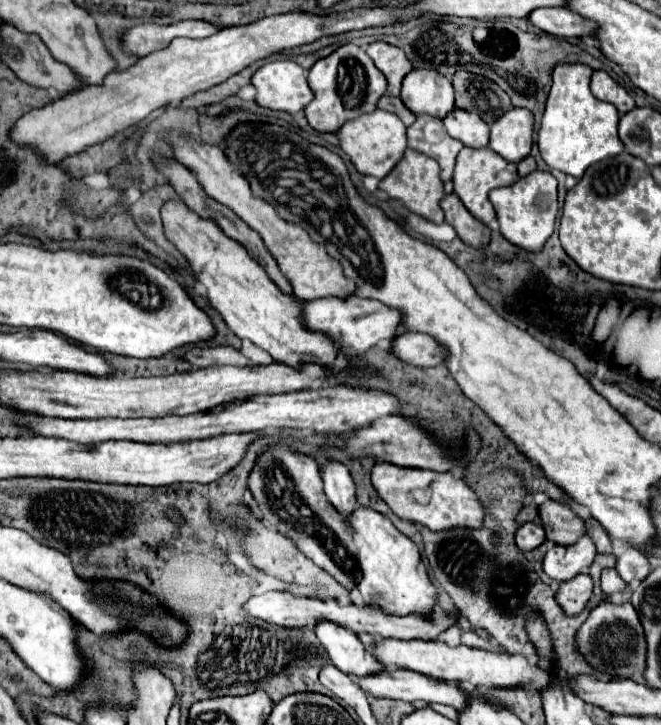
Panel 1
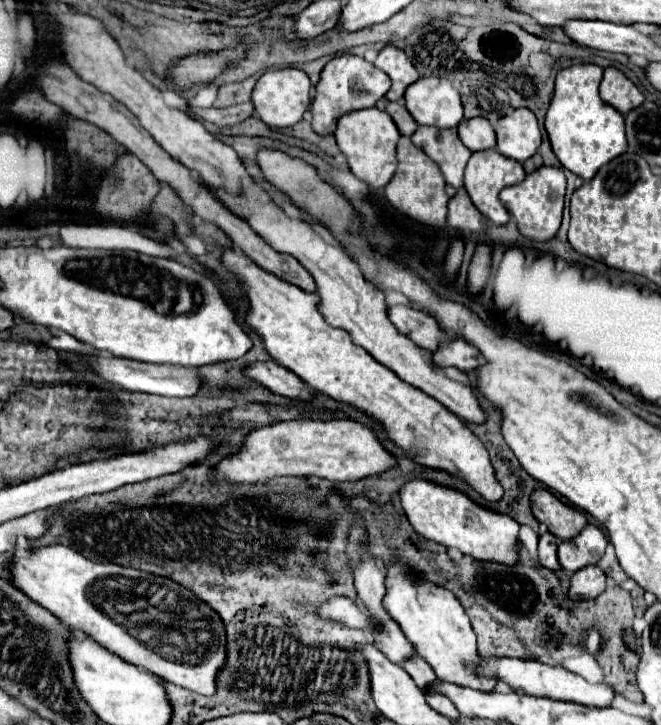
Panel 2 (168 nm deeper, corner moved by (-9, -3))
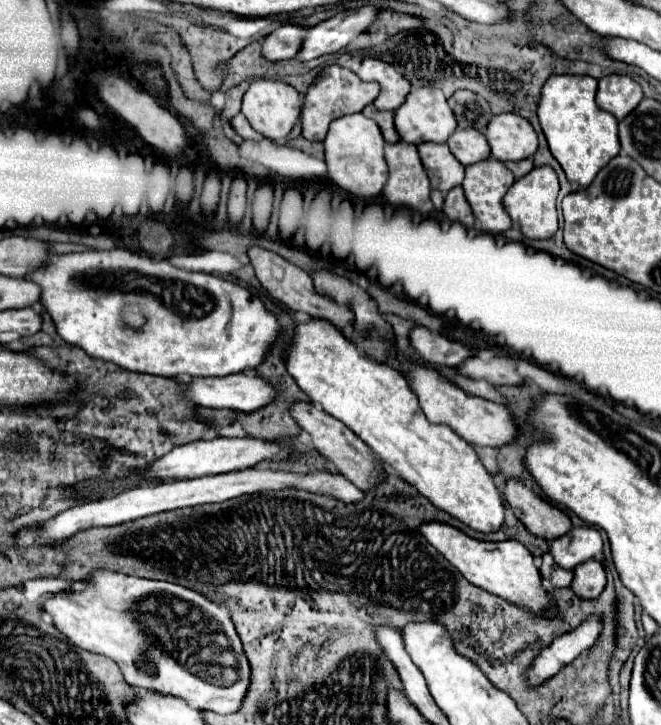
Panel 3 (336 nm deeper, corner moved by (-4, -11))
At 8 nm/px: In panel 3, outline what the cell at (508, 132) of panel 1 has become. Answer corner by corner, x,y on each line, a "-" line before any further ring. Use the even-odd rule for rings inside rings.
496,114
486,126
486,138
492,148
492,158
500,162
516,162
534,156
538,136
532,124
518,114

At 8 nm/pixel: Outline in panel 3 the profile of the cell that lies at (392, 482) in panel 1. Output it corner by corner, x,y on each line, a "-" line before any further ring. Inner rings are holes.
422,524
420,532
424,538
452,564
460,570
460,574
474,586
482,588
488,594
494,594
516,608
538,616
538,618
554,618
558,614
558,606
554,604
554,598
550,590
542,586
542,576
538,566
534,566
534,558
528,552
524,544
518,544
518,540
506,540
506,542
480,542
468,538
464,532
448,526
448,524

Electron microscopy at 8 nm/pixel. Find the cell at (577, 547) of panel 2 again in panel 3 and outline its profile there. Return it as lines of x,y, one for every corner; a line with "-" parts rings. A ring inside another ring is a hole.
580,526
568,530
564,536
550,540
550,554
554,560
568,570
574,570
578,564
598,558
602,552
602,536
596,528

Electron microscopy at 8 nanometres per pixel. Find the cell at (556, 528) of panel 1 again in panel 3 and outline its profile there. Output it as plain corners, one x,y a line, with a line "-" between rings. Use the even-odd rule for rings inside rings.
508,480
504,488
506,502
512,506
514,514
534,536
542,536
546,540
562,536
566,530
572,528
572,522
566,512
554,508
548,500
540,498
534,490
526,488
520,480

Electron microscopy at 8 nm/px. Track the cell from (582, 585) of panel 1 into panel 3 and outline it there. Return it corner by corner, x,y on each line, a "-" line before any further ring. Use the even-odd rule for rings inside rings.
586,560
584,564
578,564
574,568
574,580
572,590
576,596
582,596
586,600
598,598
606,586
606,572
598,560

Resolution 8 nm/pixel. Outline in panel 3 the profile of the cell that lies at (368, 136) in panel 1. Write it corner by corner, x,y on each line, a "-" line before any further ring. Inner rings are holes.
362,112
336,118
330,124
328,136
324,140
324,154
328,176
334,184
362,198
376,198
382,194
382,188
388,180
388,166
384,160
382,132
372,118
366,118

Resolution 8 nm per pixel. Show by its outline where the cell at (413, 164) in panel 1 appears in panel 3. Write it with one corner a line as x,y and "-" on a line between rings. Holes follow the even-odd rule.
386,144
386,164
390,168
388,182
382,190
384,198
394,206
408,206
424,216
434,212
430,202
430,182
412,144

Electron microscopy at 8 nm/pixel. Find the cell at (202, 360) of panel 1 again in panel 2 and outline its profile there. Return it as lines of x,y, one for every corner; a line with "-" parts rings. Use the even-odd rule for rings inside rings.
275,360
247,364
241,372
245,376
249,376
251,380
263,384
265,388
269,388
275,394
281,394
287,398
299,398
299,400
311,398
311,390
305,388
295,374
291,374
287,368
279,366

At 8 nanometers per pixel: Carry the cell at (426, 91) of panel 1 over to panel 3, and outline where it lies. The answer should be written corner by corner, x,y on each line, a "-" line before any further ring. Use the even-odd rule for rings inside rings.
426,86
426,88
414,88
410,96
406,98
406,104
396,110
394,118
396,130
400,134
400,140
408,144
420,144
420,142
446,142
450,132
456,130
454,112
448,106
444,94
438,88

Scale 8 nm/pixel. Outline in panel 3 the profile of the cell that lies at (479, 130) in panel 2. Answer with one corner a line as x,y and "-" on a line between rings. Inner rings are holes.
456,128
450,134
446,144
450,146
450,152
454,154
454,158
464,166
470,166
470,164
490,158
488,140
476,128
464,128
464,130

